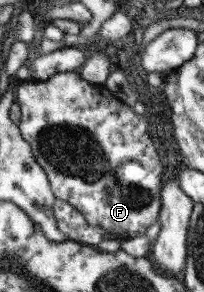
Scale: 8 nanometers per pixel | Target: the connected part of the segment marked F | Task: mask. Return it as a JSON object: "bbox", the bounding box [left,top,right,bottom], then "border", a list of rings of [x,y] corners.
{"bbox":[17,71,163,240],"border":[[[78,71],[57,73],[48,81],[33,82],[17,87],[20,105],[18,126],[31,145],[31,153],[45,170],[56,199],[72,205],[93,227],[104,229],[112,239],[128,240],[145,234],[147,227],[158,221],[161,209],[163,171],[153,139],[147,134],[145,116],[133,112],[103,84],[84,81]]]}

